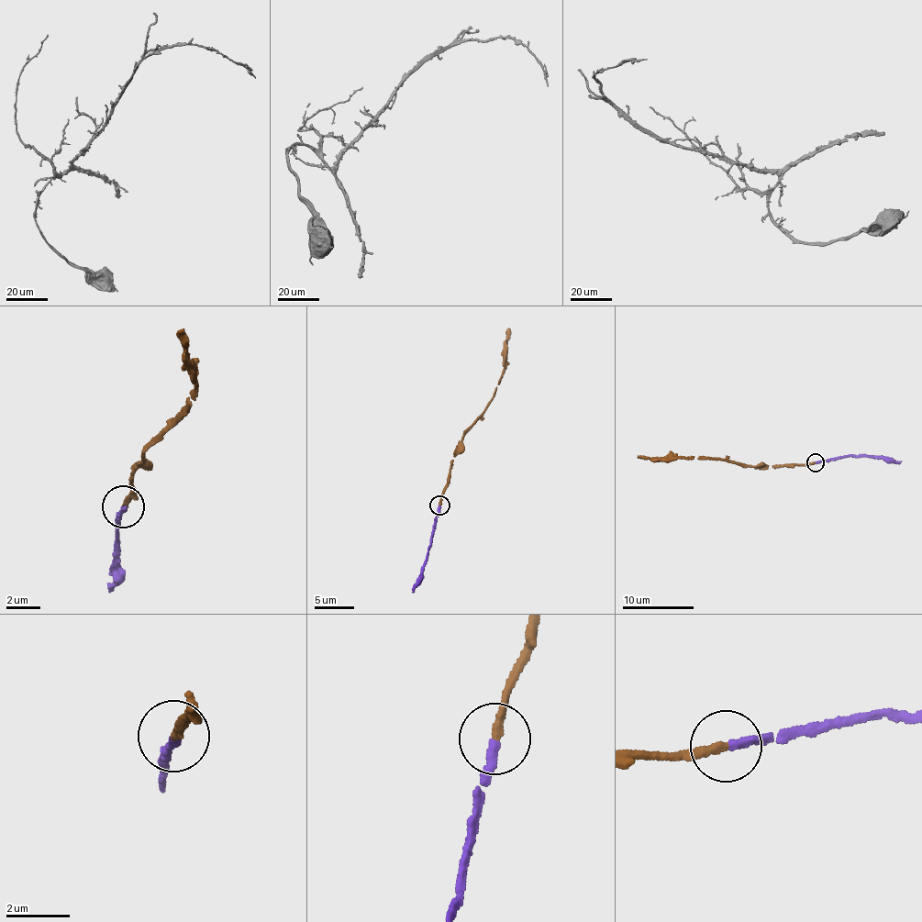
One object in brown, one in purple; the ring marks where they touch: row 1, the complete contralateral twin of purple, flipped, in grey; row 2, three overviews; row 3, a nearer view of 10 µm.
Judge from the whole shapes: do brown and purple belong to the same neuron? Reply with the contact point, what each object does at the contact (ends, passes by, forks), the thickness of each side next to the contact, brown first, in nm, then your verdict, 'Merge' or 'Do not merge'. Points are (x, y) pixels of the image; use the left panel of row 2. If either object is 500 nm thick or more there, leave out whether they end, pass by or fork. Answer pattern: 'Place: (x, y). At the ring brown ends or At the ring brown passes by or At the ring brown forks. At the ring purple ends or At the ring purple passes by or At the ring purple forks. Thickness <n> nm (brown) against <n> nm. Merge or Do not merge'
Place: (123, 506). At the ring brown ends. At the ring purple ends. Thickness 260 nm (brown) against 260 nm. Merge

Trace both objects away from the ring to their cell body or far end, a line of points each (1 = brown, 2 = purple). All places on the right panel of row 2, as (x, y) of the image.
1: (815, 463), (749, 466), (719, 460), (686, 457), (653, 460), (637, 457)
2: (815, 463), (845, 456), (892, 458), (902, 461)

